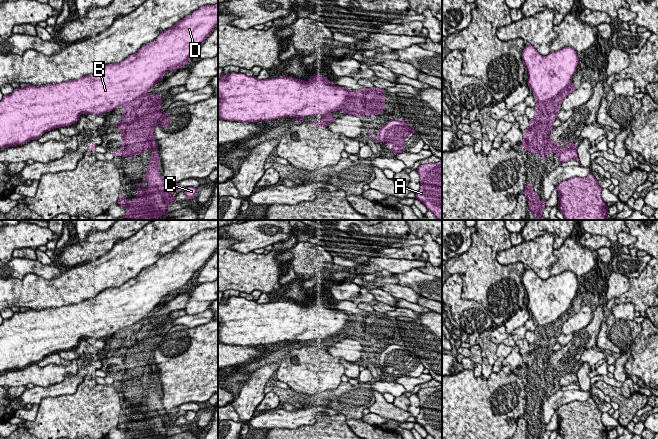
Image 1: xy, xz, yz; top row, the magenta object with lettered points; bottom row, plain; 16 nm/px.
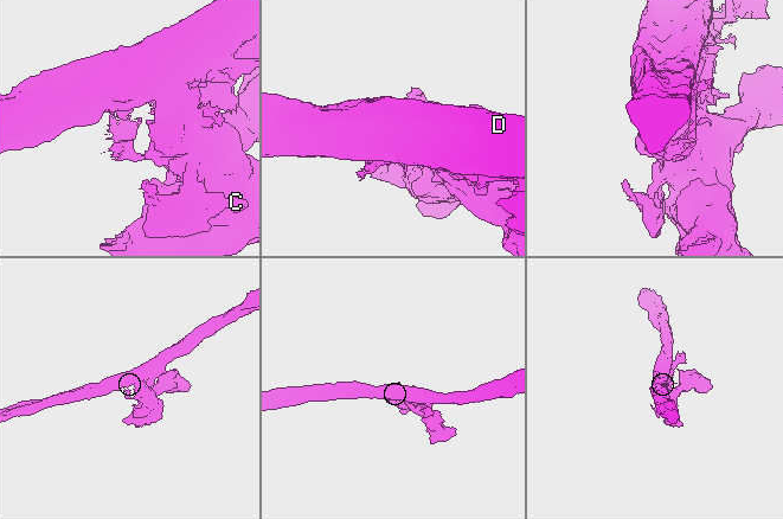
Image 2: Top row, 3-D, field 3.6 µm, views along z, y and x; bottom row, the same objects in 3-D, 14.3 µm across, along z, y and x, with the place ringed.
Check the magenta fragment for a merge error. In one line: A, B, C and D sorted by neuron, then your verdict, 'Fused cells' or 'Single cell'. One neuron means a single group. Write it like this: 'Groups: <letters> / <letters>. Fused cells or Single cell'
Groups: A C / B D. Fused cells

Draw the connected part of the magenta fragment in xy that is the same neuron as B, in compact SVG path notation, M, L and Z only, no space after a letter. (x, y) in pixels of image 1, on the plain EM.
M218 228L202 230L174 248L170 253L163 255L154 265L143 269L136 278L129 279L120 287L105 289L97 296L77 304L42 310L28 308L25 312L14 313L11 318L4 319L0 325L0 372L22 369L39 362L51 353L75 348L81 338L99 339L119 330L131 330L134 325L147 319L148 313L160 306L167 295L175 295L186 289L193 281L194 273L202 268L217 250Z

